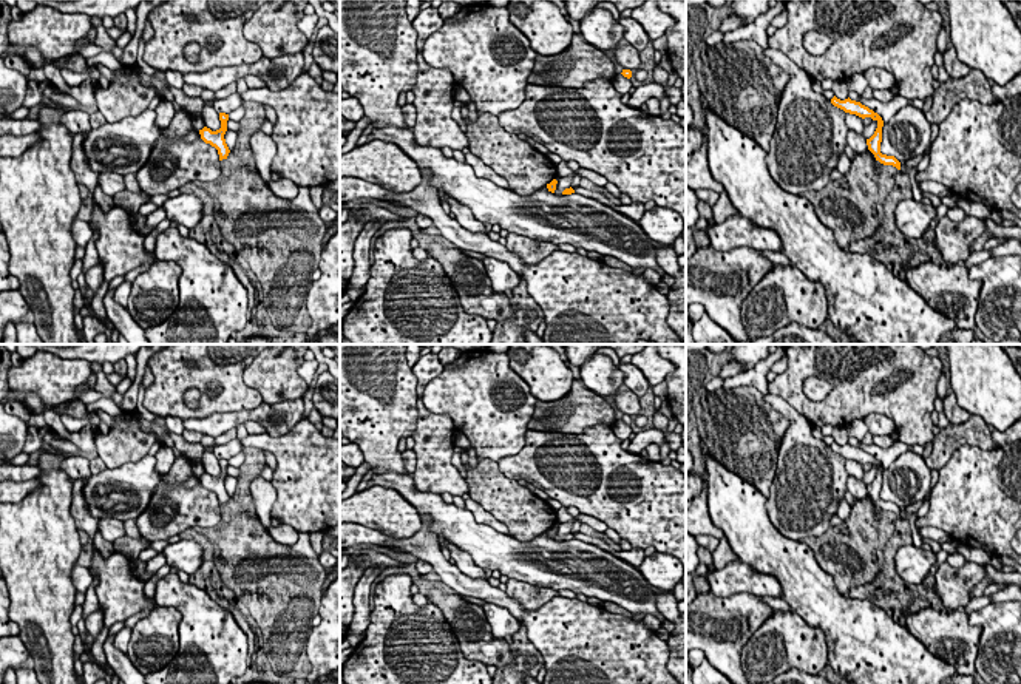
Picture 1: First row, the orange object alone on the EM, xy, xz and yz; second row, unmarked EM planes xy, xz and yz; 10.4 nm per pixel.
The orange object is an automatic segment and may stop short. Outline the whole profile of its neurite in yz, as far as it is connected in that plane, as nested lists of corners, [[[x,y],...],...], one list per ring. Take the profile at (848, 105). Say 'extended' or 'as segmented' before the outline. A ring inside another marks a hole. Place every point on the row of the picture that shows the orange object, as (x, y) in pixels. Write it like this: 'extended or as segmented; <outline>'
as segmented; [[[836,96],[831,99],[831,103],[845,113],[856,114],[862,119],[871,117],[877,122],[877,128],[874,134],[867,139],[868,150],[874,154],[876,161],[879,161],[884,165],[893,165],[897,170],[901,170],[901,162],[894,156],[887,156],[880,153],[880,142],[882,142],[882,127],[884,120],[882,117],[870,110],[868,107],[862,105],[860,102],[851,100],[850,97],[845,100],[837,99]]]

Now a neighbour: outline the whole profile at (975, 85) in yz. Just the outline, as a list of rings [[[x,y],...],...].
[[[970,69],[970,73],[962,79],[948,77],[947,82],[939,83],[935,88],[931,108],[925,113],[930,124],[941,124],[951,108],[964,100],[978,100],[985,105],[996,103],[992,93],[992,82],[978,69]]]

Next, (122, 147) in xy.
[[[154,110],[119,122],[105,122],[83,133],[83,151],[93,171],[117,174],[137,173],[148,161],[164,128],[156,124]]]

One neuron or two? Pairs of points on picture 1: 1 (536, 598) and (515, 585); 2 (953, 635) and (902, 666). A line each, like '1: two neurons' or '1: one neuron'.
1: one neuron
2: two neurons

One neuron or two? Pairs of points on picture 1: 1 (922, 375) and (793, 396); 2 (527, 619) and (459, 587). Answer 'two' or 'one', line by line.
1: one
2: one

